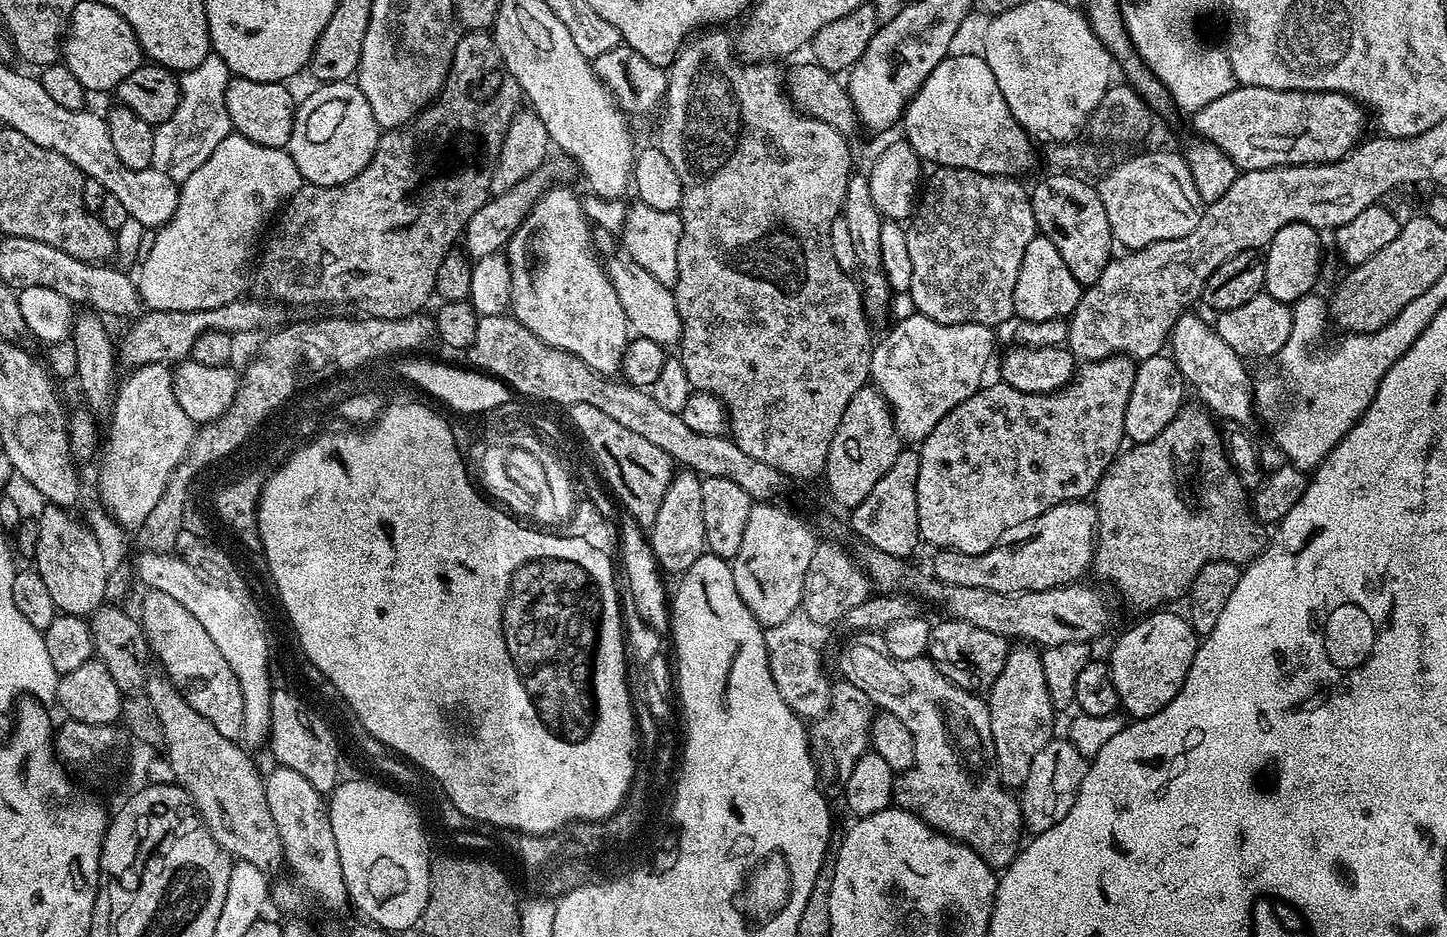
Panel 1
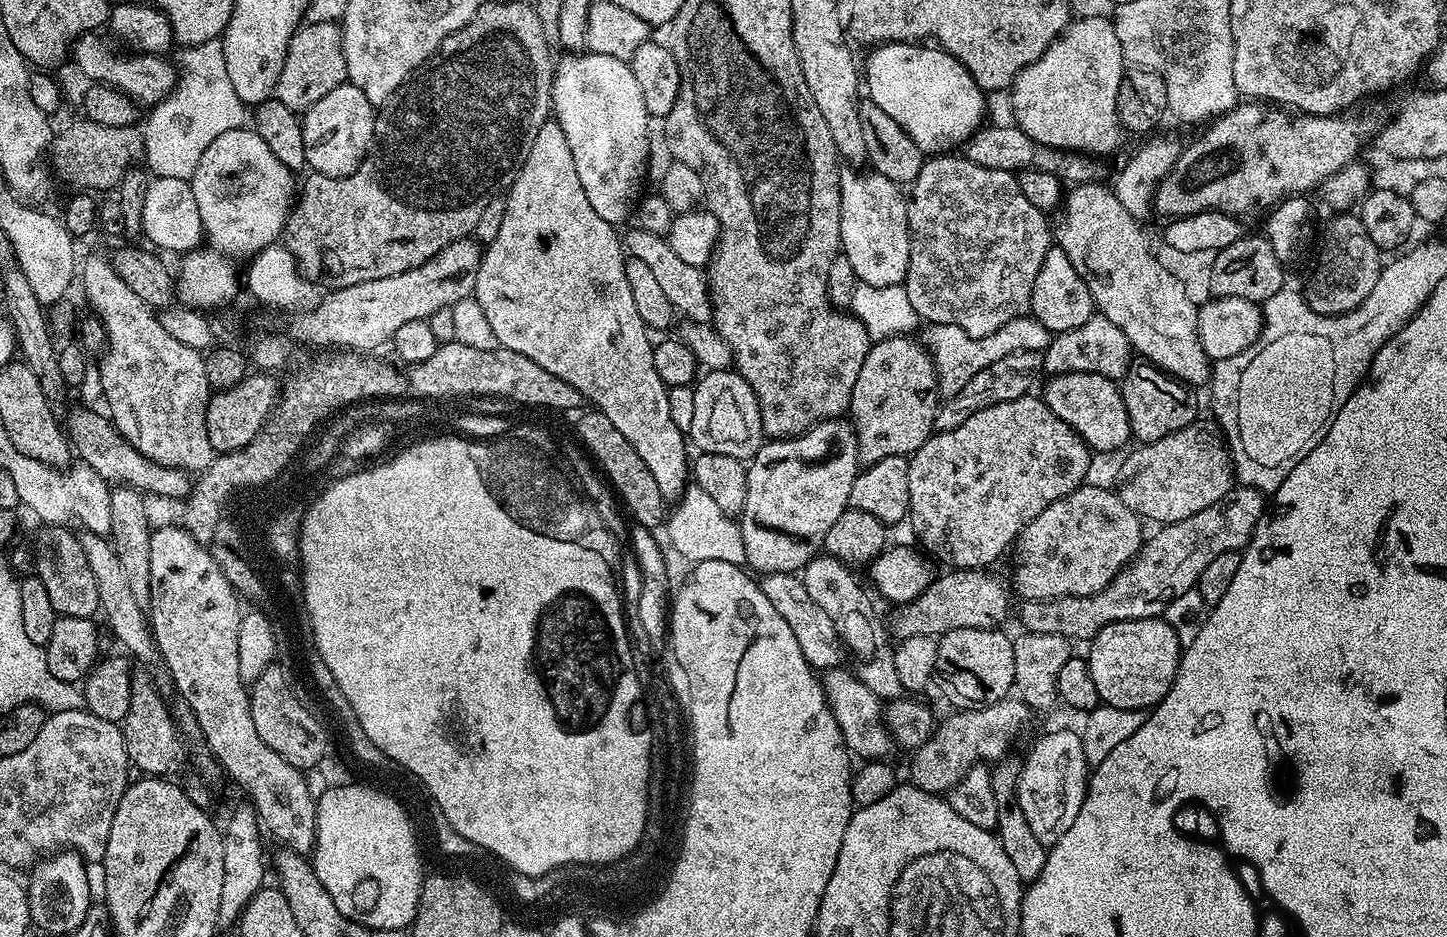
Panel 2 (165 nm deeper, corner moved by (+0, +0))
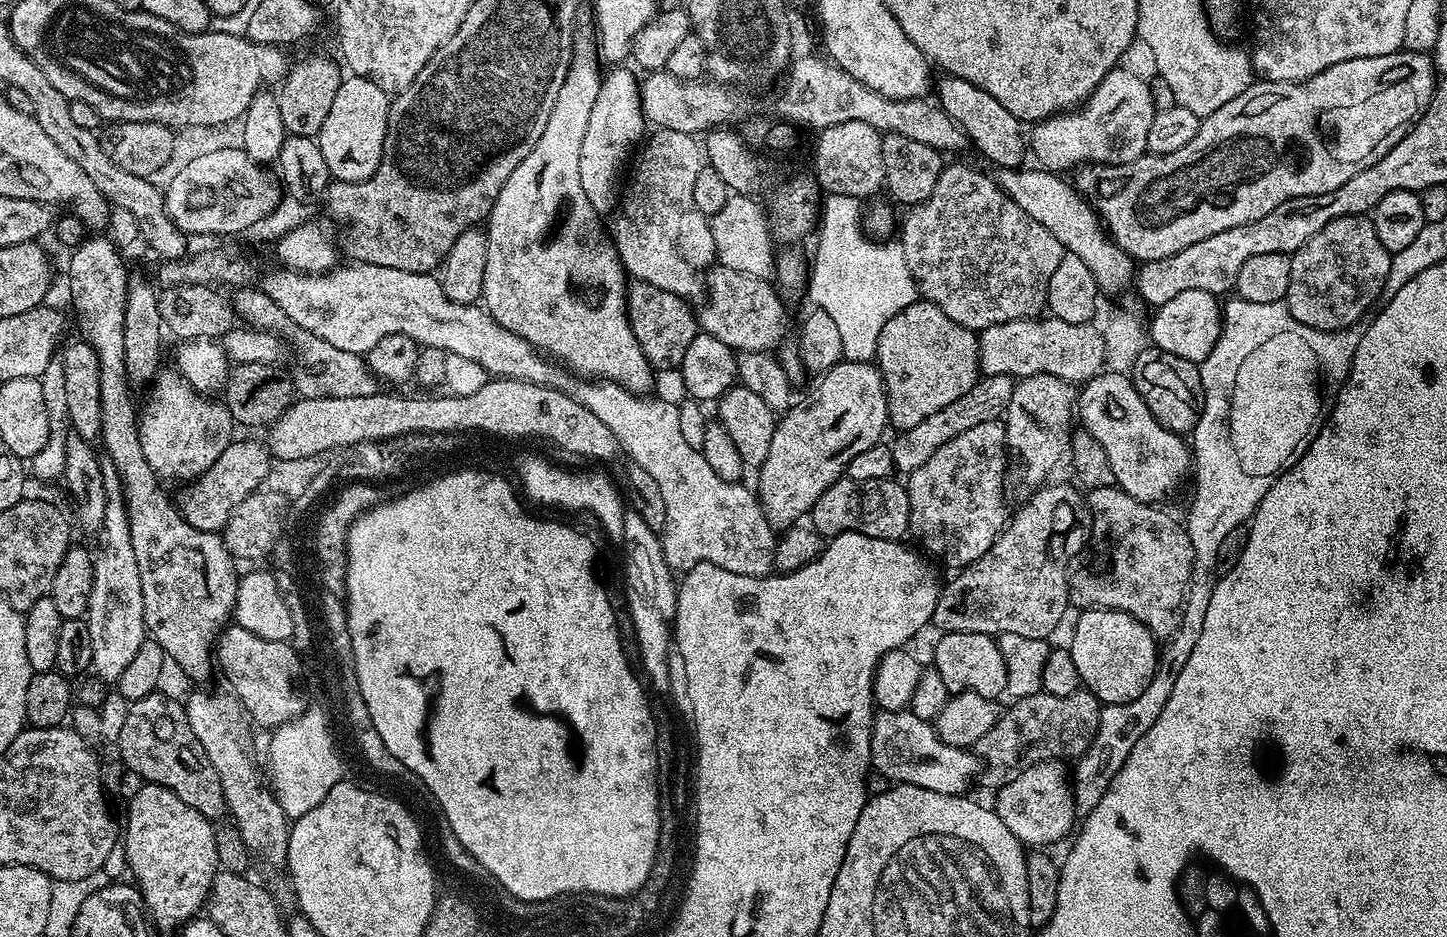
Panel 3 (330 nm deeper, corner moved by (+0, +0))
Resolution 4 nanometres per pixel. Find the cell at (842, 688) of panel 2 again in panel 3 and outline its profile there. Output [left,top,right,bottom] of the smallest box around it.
[870,710,982,796]

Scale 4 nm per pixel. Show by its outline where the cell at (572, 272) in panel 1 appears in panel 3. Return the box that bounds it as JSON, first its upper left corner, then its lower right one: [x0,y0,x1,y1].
[482,23,654,394]

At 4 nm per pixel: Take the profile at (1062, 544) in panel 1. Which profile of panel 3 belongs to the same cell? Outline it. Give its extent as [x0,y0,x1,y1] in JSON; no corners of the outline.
[1068,488,1194,638]

